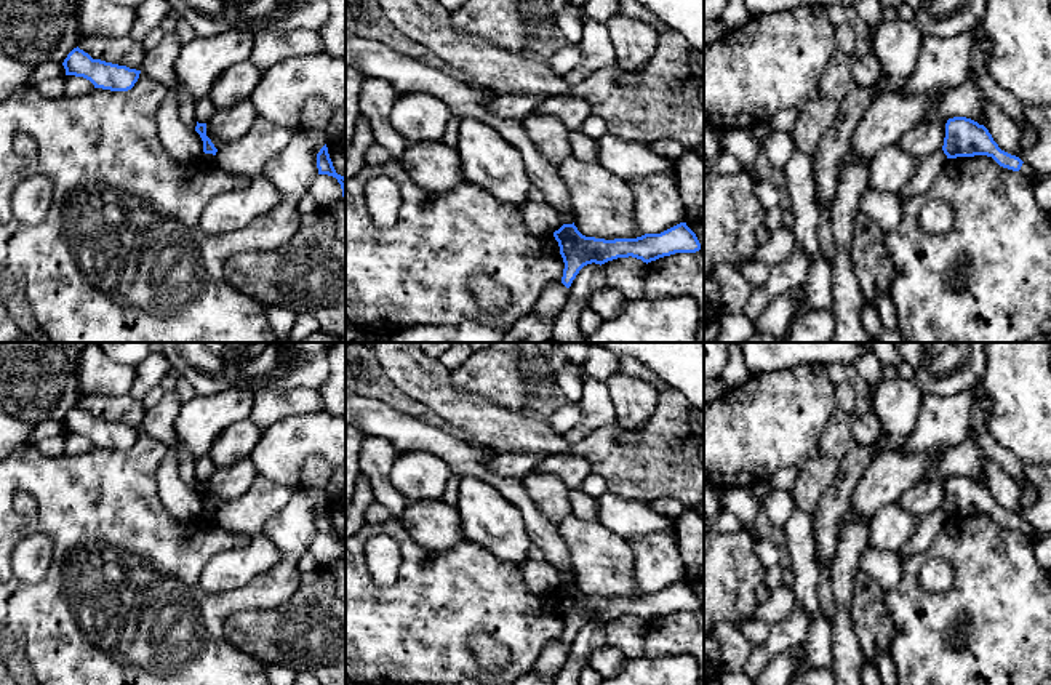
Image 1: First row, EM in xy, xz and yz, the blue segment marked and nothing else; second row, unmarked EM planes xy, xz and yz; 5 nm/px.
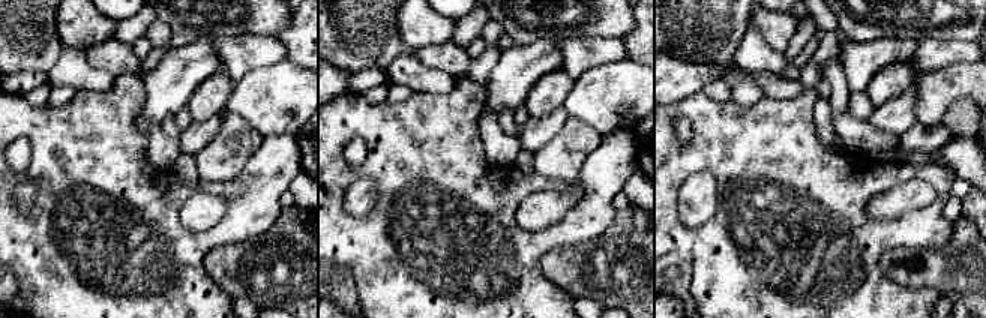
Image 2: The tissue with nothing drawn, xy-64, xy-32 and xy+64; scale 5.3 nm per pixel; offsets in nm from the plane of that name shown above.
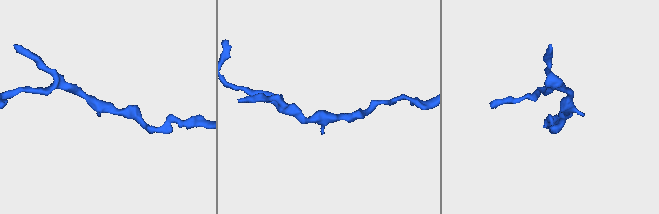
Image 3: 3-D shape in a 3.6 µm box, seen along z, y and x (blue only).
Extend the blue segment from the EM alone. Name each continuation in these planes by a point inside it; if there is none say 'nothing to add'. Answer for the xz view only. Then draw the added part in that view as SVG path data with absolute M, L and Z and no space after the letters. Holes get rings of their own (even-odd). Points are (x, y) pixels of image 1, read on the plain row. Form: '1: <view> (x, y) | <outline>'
nothing to add

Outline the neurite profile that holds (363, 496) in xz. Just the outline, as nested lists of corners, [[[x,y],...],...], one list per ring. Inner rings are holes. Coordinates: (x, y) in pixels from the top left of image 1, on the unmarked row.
[[[362,472],[358,475],[352,501],[346,507],[346,538],[366,525],[366,509],[374,501],[370,479]]]

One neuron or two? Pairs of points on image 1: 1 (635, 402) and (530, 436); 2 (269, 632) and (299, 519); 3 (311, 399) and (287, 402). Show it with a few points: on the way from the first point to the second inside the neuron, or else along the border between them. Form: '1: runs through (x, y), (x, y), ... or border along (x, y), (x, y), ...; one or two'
1: border along (651, 413), (642, 428), (621, 428), (615, 423); two
2: border along (301, 580), (285, 602), (239, 612); two
3: runs through (304, 400), (293, 402); one

